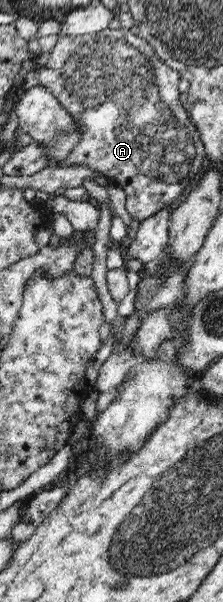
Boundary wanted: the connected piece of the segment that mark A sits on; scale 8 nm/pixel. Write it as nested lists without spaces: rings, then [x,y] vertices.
[[[108,28],[95,34],[61,36],[50,50],[47,65],[38,72],[40,85],[61,102],[81,127],[81,141],[62,161],[63,167],[86,165],[108,177],[109,183],[124,189],[126,209],[139,221],[155,215],[179,199],[185,189],[191,189],[191,180],[198,171],[203,171],[206,152],[196,124],[179,103],[179,79],[182,78],[134,30]]]

